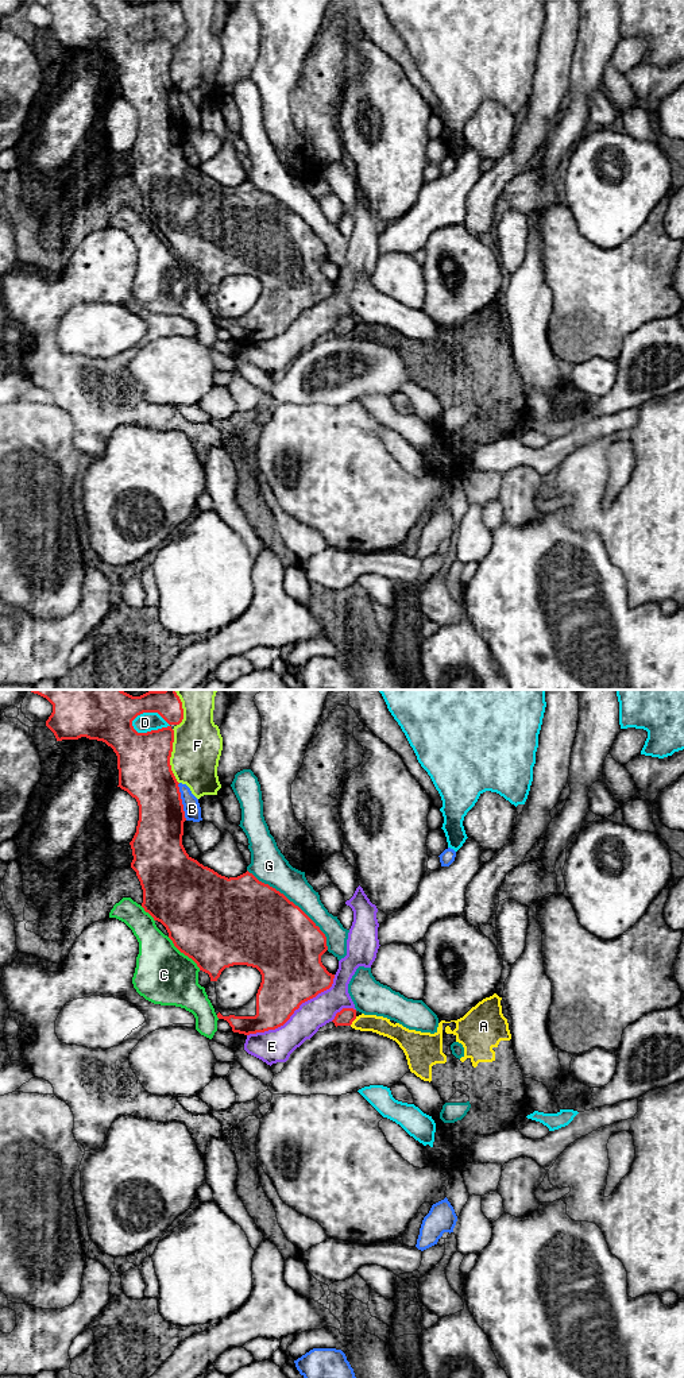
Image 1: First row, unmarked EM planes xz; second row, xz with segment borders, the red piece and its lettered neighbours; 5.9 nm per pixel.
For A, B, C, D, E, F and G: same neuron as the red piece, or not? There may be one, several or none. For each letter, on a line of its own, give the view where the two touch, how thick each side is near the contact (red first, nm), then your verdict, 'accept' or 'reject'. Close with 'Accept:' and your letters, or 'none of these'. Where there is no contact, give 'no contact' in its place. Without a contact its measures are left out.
A: meets red in xz; 100 nm thick on the red side, 110 nm on the other; reject
B: meets red in xz; 280 nm thick on the red side, 100 nm on the other; reject
C: meets red in xz; 500 nm thick on the red side, 340 nm on the other; reject
D: meets red in xz; 320 nm thick on the red side, 120 nm on the other; reject
E: meets red in xz; 360 nm thick on the red side, 200 nm on the other; reject
F: meets red in xz; 320 nm thick on the red side, 300 nm on the other; reject
G: meets red in xz; 480 nm thick on the red side, 200 nm on the other; reject
Accept: none of these

